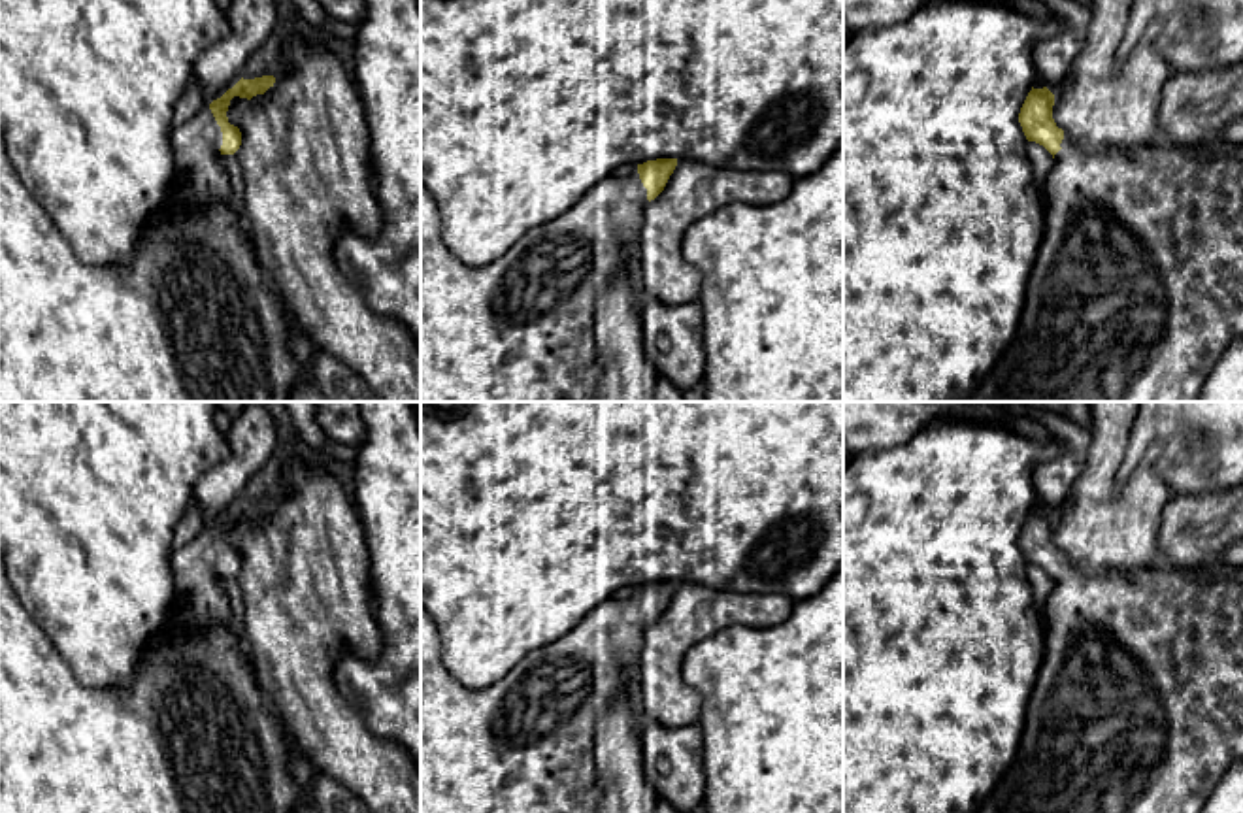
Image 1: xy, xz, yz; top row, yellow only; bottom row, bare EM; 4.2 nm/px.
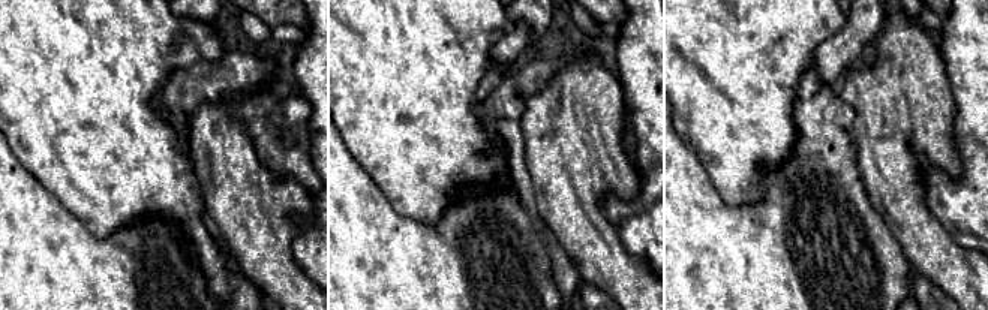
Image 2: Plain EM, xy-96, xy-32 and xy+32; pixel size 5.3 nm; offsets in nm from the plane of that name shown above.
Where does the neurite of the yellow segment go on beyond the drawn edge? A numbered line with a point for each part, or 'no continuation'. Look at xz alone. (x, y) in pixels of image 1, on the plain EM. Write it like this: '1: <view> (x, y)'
1: xz (525, 744)

